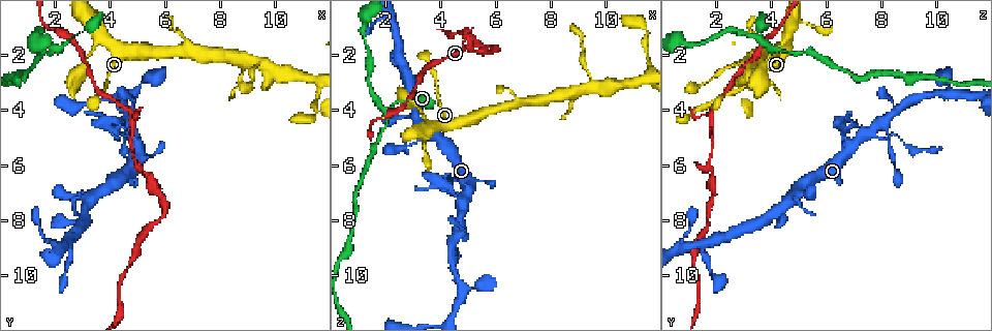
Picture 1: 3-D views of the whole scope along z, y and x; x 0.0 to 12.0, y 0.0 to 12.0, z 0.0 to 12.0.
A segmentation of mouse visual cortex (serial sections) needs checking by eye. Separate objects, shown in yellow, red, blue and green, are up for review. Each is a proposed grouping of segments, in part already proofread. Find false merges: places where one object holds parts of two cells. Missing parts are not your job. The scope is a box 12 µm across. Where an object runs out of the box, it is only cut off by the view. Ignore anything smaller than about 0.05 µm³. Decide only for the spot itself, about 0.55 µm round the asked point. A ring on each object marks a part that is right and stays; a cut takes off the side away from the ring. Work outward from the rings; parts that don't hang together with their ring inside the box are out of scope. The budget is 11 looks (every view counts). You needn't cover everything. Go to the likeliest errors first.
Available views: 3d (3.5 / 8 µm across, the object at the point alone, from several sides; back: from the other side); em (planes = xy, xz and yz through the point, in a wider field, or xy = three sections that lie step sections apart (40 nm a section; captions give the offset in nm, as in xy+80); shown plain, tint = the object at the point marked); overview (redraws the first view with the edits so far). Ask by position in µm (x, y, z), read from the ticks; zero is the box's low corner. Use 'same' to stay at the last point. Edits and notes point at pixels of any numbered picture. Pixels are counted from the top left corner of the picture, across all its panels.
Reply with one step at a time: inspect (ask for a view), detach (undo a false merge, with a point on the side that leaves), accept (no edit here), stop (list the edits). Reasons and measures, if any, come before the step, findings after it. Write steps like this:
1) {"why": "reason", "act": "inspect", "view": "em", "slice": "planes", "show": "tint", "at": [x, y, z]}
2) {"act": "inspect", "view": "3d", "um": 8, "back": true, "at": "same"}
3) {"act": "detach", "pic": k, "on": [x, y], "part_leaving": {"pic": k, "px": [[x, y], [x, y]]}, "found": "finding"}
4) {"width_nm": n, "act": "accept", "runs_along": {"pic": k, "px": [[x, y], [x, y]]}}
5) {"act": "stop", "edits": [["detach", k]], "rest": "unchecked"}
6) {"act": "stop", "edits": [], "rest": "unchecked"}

{"act": "inspect", "view": "3d", "um": 3.5, "at": [4.3, 4.5, 6.6]}

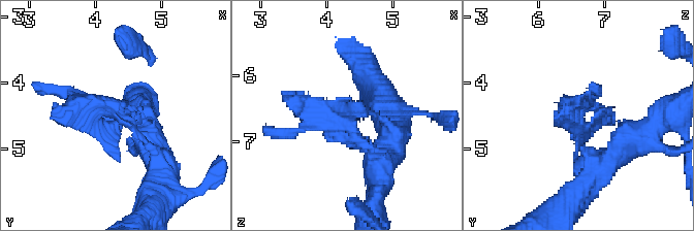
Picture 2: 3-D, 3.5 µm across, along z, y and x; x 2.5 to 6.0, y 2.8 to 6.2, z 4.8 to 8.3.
{"act": "inspect", "view": "em", "slice": "xy", "step": 5, "show": "tint", "at": [4.25, 4.50, 6.55]}

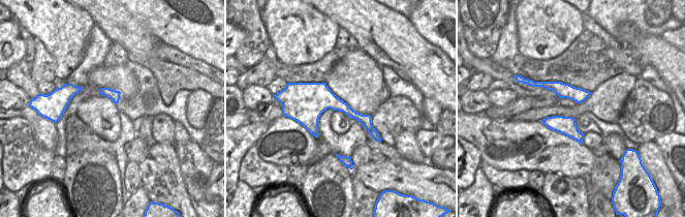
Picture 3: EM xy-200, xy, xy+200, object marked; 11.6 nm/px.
{"act": "accept", "found": "continuous, no second cell"}

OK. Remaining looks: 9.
{"why": "sharp bend", "act": "inspect", "view": "3d", "um": 3.5, "at": [2.1, 1.8, 4.0]}

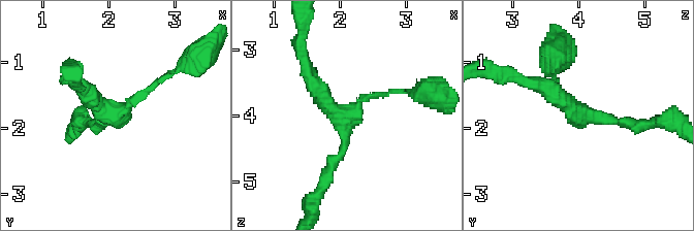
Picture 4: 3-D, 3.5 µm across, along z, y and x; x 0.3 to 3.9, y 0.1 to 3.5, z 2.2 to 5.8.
{"arms": 3, "arm_widths_nm": [100, 150, 250], "why": "now the EM", "act": "inspect", "view": "em", "slice": "planes", "show": "plain", "at": [2.10, 1.85, 4.05]}

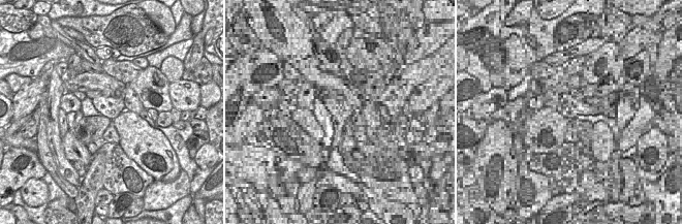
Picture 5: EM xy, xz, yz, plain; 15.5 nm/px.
{"why": "with the object marked", "act": "inspect", "view": "em", "slice": "planes", "show": "tint", "at": "same"}

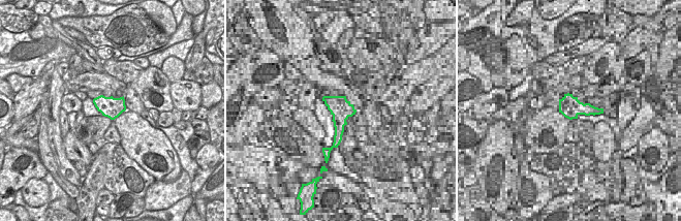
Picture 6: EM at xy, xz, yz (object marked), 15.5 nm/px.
{"act": "accept", "found": "one cell here"}

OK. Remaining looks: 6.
{"act": "inspect", "view": "3d", "um": 8, "at": [5.3, 6.3, 1.9]}

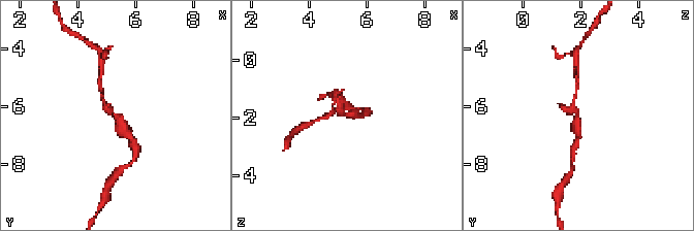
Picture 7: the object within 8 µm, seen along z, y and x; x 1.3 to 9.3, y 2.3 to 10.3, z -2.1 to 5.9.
{"why": "now the EM", "act": "inspect", "view": "em", "slice": "planes", "show": "tint", "at": [5.3, 6.3, 1.8]}

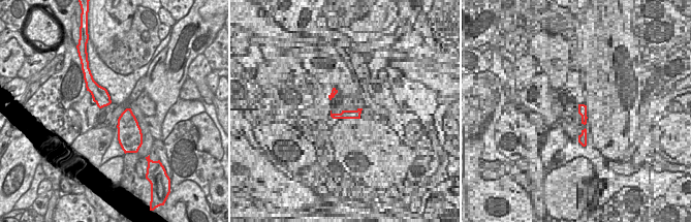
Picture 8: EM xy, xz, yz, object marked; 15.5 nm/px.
{"act": "accept", "runs_along": {"pic": 7, "px": [[101, 92], [105, 105], [132, 140]]}, "found": "one cell here"}

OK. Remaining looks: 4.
{"why": "side arm on a straight run", "act": "inspect", "view": "3d", "um": 3.5, "at": [3.7, 1.5, 4.6]}

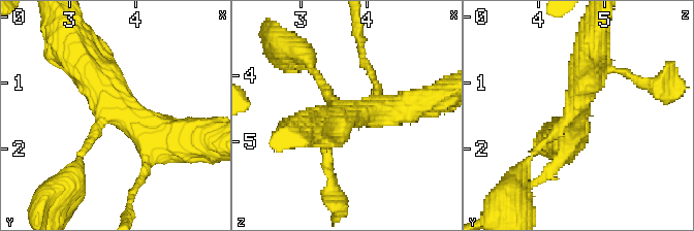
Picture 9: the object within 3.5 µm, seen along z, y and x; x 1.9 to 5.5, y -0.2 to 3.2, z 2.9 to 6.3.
{"arms": 3, "arm_widths_nm": [150, 250, 500], "why": "shape alone is not enough", "act": "inspect", "view": "em", "slice": "xy", "step": 3, "show": "tint", "at": [3.75, 1.50, 4.55]}

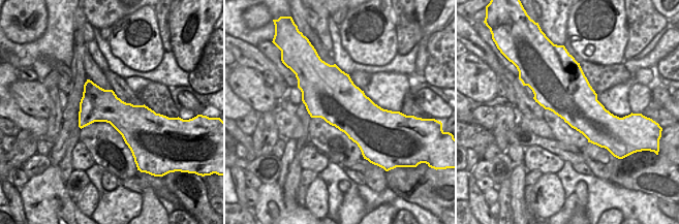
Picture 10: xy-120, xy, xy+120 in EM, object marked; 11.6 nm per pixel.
{"act": "accept", "runs_along": {"pic": 9, "px": [[145, 160], [155, 141], [79, 59]]}, "found": "all the same cell"}

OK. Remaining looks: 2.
{"act": "stop", "edits": [], "rest": "unchecked"}

